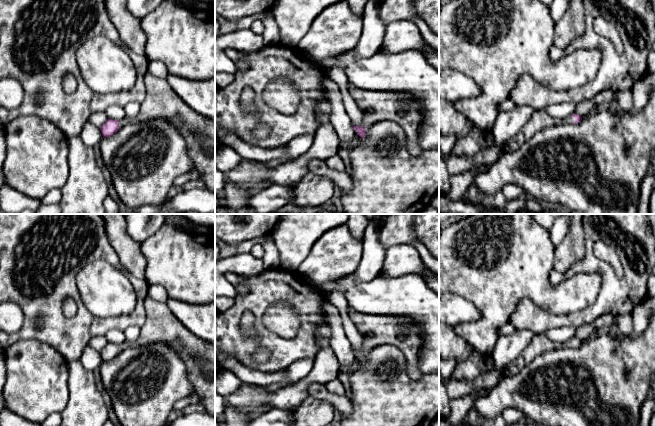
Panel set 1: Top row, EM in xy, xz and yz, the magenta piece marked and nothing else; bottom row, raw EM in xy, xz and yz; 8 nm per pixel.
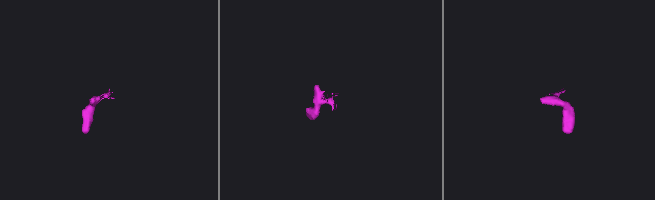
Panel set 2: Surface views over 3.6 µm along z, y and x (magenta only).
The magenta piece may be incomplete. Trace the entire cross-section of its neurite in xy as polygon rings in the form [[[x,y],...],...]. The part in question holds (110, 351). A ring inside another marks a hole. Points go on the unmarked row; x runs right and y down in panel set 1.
[[[148,295],[144,300],[146,321],[140,328],[140,335],[134,342],[107,343],[100,351],[103,362],[114,359],[122,350],[153,343],[164,342],[173,347],[186,366],[187,378],[193,386],[193,393],[200,398],[205,412],[215,416],[215,344],[204,341],[187,330],[171,313],[166,304],[154,301]]]

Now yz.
[[[544,333],[536,334],[522,353],[525,364],[529,364],[535,357],[541,355],[548,350],[556,350],[562,348],[577,348],[582,344],[582,341],[578,338],[572,338],[566,342],[556,342],[550,340]]]

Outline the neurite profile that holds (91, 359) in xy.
[[[89,346],[84,349],[79,360],[86,370],[92,372],[100,368],[101,364],[103,363],[100,352]]]

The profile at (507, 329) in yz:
[[[506,323],[497,330],[498,336],[510,335],[515,331],[515,327],[511,323]]]

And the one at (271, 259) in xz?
[[[270,234],[265,236],[265,240],[261,244],[264,248],[264,256],[262,258],[264,268],[278,268],[280,264],[279,252],[272,236]]]

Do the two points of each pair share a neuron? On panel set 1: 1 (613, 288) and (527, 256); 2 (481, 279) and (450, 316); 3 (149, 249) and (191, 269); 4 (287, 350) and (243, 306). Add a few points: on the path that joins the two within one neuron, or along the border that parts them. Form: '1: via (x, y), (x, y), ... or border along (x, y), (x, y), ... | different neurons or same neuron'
1: border along (553, 268), (549, 273), (549, 280), (558, 285) | different neurons
2: border along (449, 291), (468, 300), (481, 316) | different neurons
3: via (159, 250), (166, 251), (181, 261) | same neuron
4: via (273, 342), (259, 328), (257, 313) | same neuron

